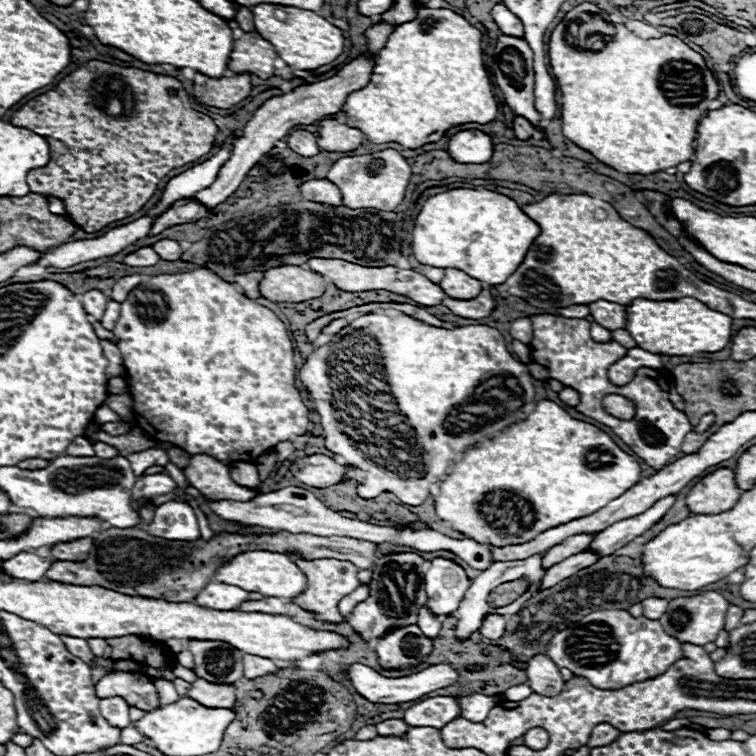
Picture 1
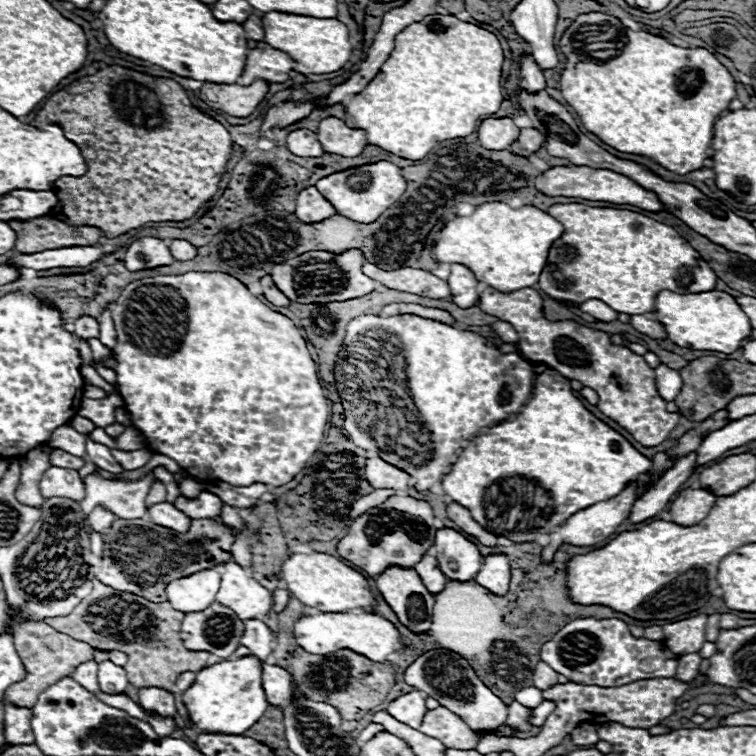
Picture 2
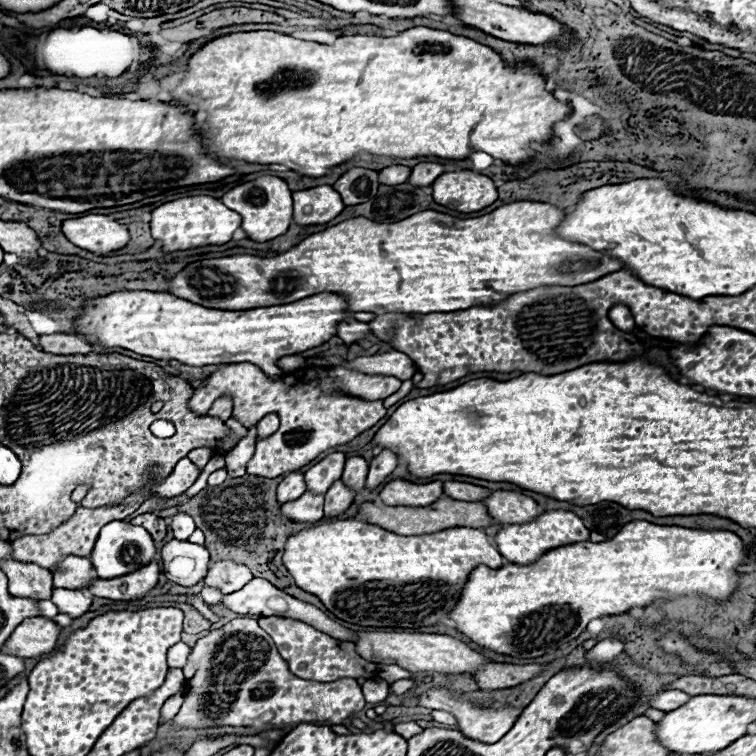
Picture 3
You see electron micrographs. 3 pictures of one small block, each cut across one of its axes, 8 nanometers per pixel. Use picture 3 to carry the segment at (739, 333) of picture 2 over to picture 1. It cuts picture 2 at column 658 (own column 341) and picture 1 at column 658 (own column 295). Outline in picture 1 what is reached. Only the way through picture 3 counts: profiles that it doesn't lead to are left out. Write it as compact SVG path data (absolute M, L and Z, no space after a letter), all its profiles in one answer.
M694 298L680 300L634 300L626 306L626 326L640 348L654 354L692 356L698 352L720 352L732 340L732 318L708 308Z

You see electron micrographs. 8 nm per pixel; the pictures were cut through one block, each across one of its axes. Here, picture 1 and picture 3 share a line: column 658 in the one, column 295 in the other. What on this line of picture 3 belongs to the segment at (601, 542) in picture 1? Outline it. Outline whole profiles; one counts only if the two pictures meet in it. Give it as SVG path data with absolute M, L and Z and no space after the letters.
M304 492L304 496L300 496L298 500L282 504L282 512L290 520L318 522L324 516L324 494Z

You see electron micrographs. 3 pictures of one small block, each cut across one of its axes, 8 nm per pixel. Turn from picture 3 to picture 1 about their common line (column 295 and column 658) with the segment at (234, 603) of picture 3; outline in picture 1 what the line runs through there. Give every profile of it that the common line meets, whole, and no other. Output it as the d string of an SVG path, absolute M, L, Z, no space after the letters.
M644 598L644 600L642 600L644 614L646 614L648 618L656 618L656 620L658 620L658 618L666 612L668 602L670 602L670 600L662 600L662 598Z

